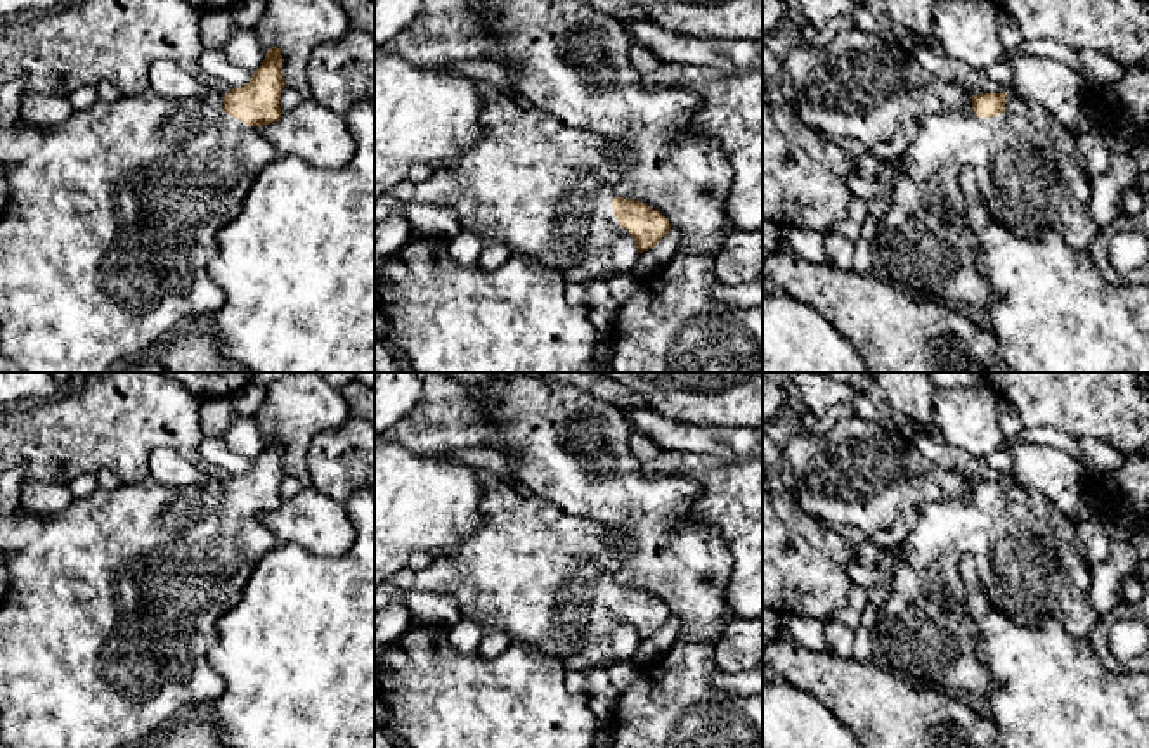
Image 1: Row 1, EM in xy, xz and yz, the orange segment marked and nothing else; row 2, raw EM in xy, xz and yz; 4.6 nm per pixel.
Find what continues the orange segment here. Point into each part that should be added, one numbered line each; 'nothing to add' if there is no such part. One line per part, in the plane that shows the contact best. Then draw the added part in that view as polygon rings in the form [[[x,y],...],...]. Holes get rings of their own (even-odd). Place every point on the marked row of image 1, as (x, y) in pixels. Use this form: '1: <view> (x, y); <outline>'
1: xz (545, 189); [[[477,80],[482,100],[482,133],[461,154],[458,166],[435,170],[423,184],[400,182],[374,201],[374,223],[402,216],[406,203],[451,210],[461,229],[475,230],[484,246],[503,242],[560,275],[586,255],[610,253],[619,237],[631,235],[612,210],[622,164],[607,140],[565,125],[556,116]]]

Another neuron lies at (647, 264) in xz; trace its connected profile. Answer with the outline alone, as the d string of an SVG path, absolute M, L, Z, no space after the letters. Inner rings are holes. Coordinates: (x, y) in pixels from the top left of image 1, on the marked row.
M671 227L669 232L648 251L638 253L633 274L645 284L653 274L662 270L678 253L679 230Z

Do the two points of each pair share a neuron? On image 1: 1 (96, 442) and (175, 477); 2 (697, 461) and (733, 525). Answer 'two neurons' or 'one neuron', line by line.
1: two neurons
2: one neuron

